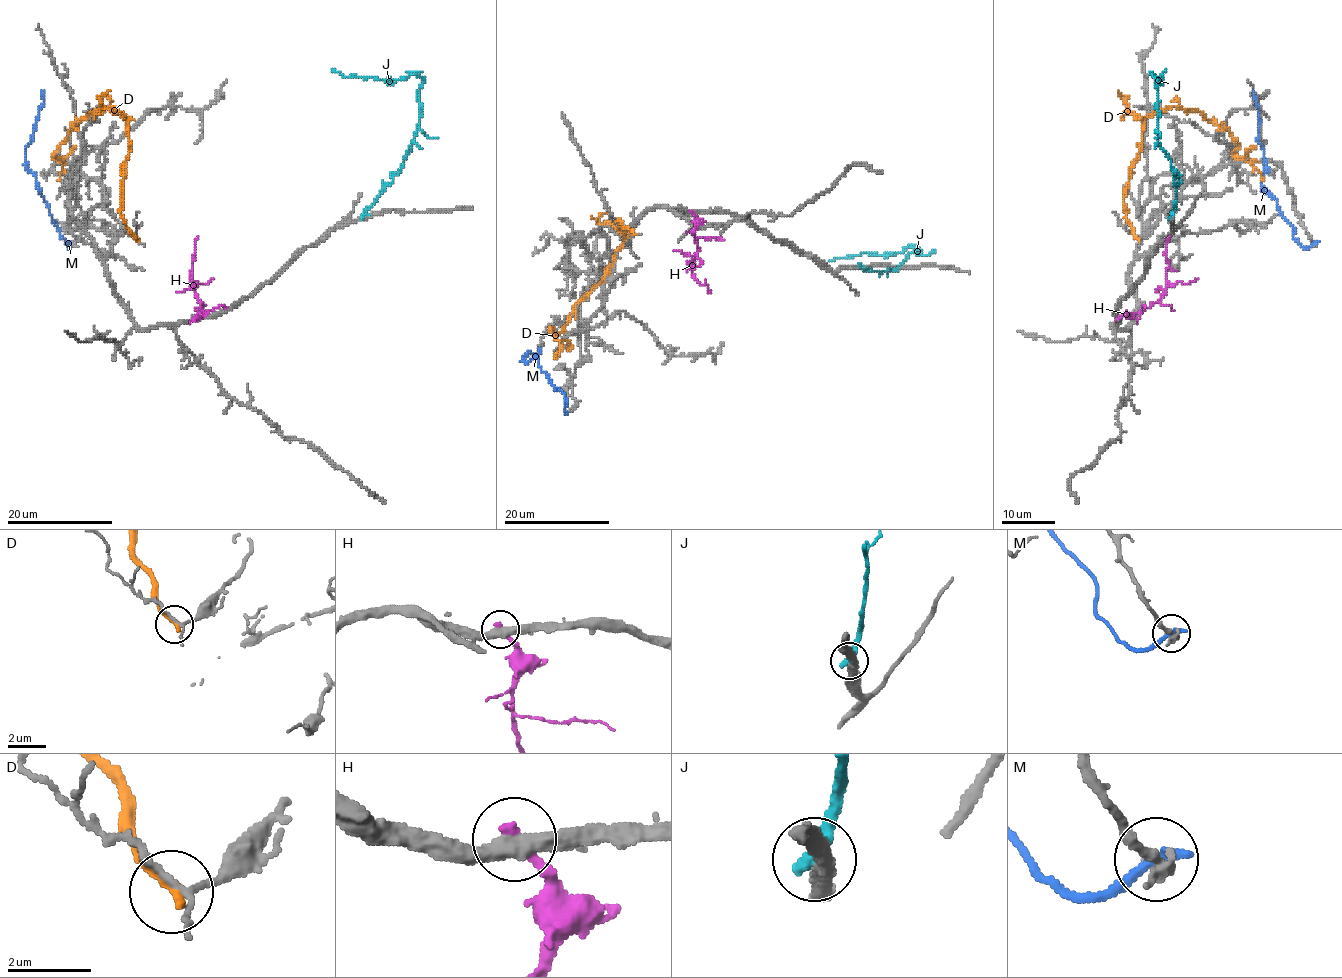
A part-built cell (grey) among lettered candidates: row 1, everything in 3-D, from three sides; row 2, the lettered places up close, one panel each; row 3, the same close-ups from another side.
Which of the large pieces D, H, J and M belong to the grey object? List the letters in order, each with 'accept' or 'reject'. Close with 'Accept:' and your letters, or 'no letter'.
D: reject
H: reject
J: reject
M: reject
Accept: no letter

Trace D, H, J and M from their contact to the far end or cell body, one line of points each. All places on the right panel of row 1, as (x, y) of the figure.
D: (1137, 239), (1124, 189), (1145, 117), (1168, 108), (1195, 109), (1226, 128), (1239, 145), (1232, 154), (1263, 181)
H: (1117, 318), (1141, 312), (1157, 301), (1164, 292), (1168, 262), (1165, 238)
J: (1171, 217), (1175, 198), (1174, 170), (1157, 136), (1158, 90), (1152, 74), (1158, 80), (1166, 70)
M: (1314, 243), (1304, 247), (1293, 236), (1292, 226), (1261, 183), (1267, 169), (1257, 140), (1254, 91)

